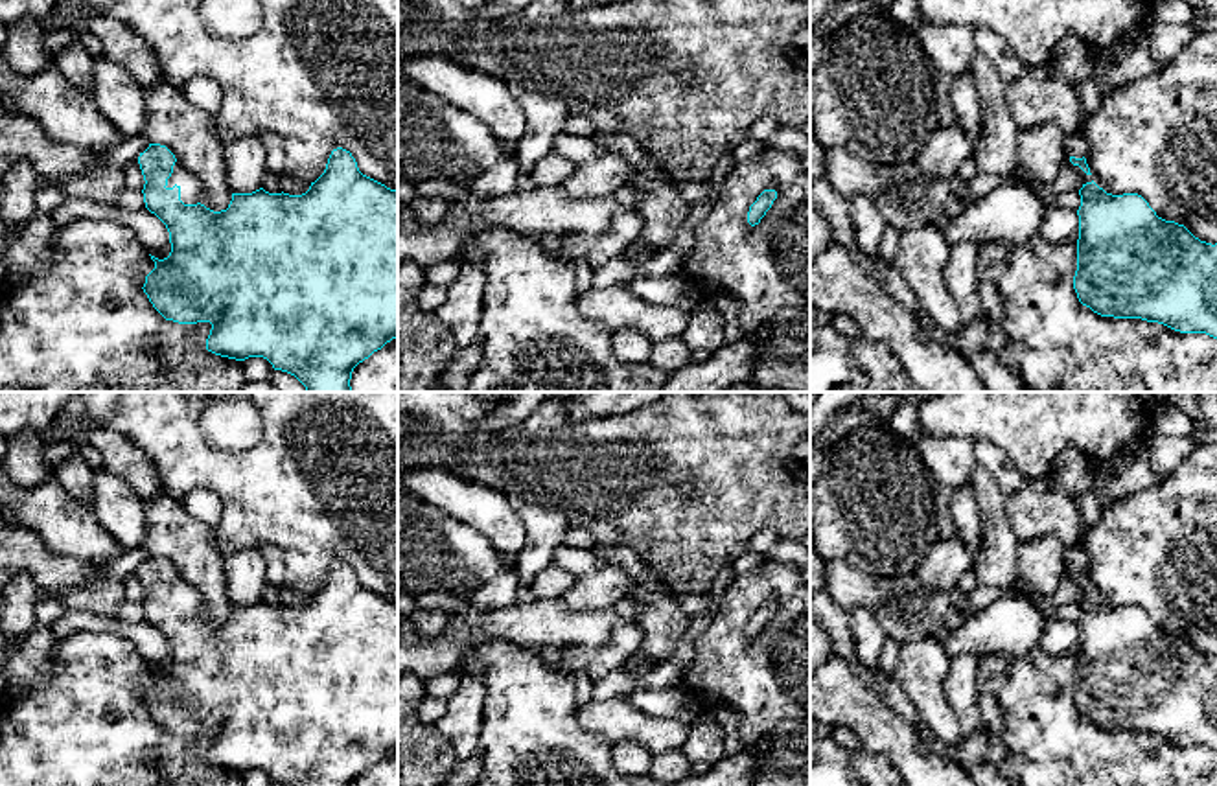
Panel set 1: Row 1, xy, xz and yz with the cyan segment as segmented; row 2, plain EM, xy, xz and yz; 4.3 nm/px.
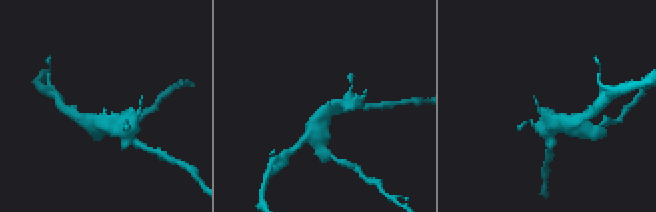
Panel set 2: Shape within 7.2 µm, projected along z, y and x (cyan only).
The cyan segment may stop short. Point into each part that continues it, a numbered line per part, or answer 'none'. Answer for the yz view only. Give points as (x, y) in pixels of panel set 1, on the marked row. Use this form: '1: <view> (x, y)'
1: yz (1076, 146)

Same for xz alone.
none

